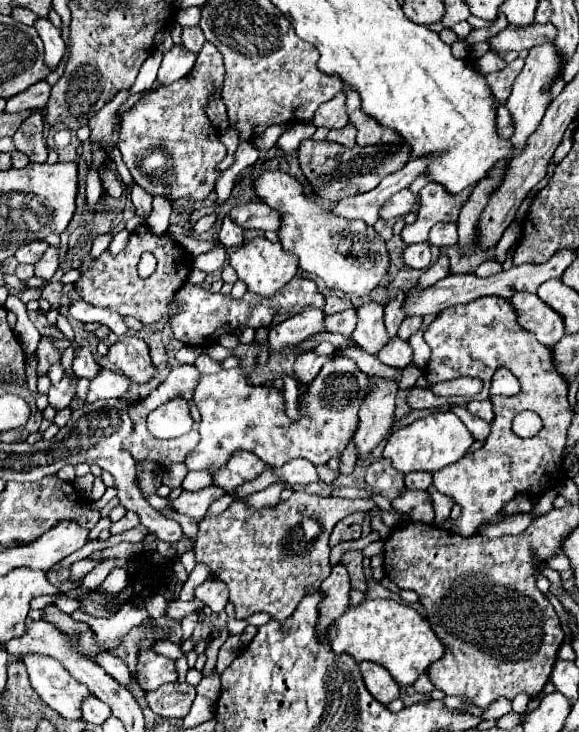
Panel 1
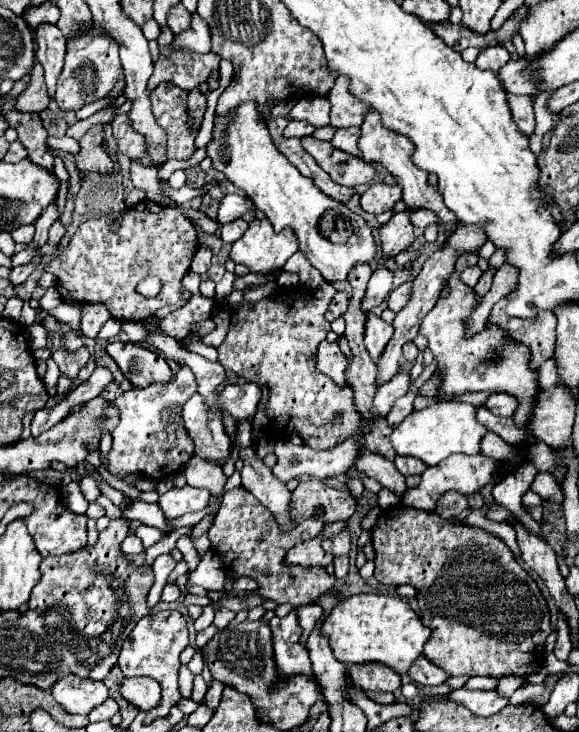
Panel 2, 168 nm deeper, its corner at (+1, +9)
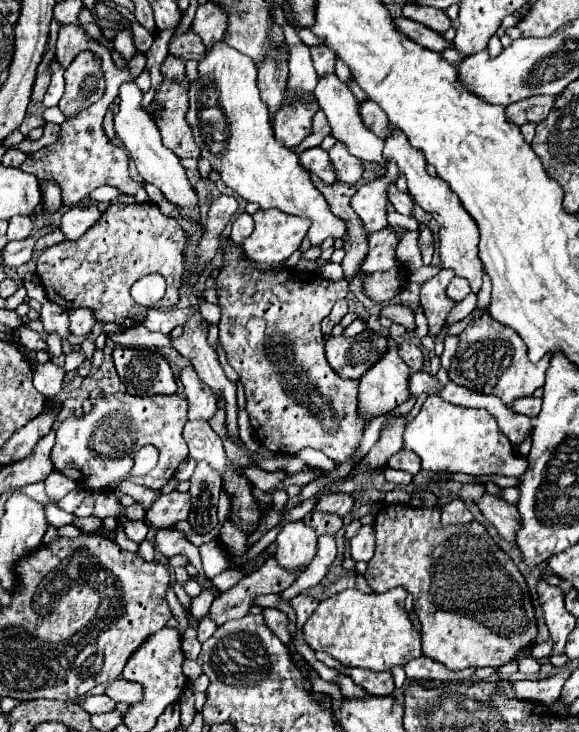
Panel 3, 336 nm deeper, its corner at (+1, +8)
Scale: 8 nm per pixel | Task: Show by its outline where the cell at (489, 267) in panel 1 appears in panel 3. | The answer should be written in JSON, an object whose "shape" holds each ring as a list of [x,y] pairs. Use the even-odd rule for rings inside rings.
{"shape":[[[454,277],[454,279],[450,281],[446,293],[448,293],[448,297],[450,297],[452,301],[462,301],[462,299],[470,293],[470,285],[468,285],[468,281],[464,281],[462,277]]]}

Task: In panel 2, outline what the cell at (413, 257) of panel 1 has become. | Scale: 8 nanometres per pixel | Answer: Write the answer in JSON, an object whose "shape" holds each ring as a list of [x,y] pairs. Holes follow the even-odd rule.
{"shape":[[[386,264],[378,266],[372,272],[372,278],[368,282],[368,288],[366,288],[366,294],[364,294],[364,300],[362,300],[364,312],[370,312],[372,308],[376,308],[388,296],[388,292],[392,290],[392,278],[394,278],[394,274]]]}

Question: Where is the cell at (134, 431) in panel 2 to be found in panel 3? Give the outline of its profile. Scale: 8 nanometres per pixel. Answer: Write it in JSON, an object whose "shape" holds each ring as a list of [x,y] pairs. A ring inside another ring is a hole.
{"shape":[[[102,395],[96,399],[94,409],[90,413],[84,413],[82,417],[68,417],[60,423],[56,431],[56,445],[52,449],[52,465],[54,471],[74,479],[84,491],[98,491],[98,493],[110,493],[112,487],[118,481],[132,481],[136,485],[144,485],[148,489],[160,491],[176,473],[176,467],[188,457],[188,445],[182,437],[184,423],[188,421],[188,401],[172,395],[154,395],[154,397],[134,397],[134,395]],[[144,445],[154,445],[160,451],[158,465],[144,477],[134,477],[130,473],[134,455],[138,453],[140,447]]]}

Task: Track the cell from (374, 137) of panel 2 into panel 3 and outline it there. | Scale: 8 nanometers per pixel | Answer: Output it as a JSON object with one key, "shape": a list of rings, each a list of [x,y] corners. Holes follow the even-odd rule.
{"shape":[[[394,129],[394,133],[384,139],[386,147],[384,147],[384,159],[392,159],[396,161],[398,169],[406,173],[408,179],[408,191],[412,195],[412,199],[416,201],[416,205],[420,205],[424,211],[428,211],[440,225],[440,259],[442,259],[442,267],[452,269],[456,277],[464,277],[470,283],[472,293],[480,293],[482,287],[482,263],[478,259],[478,227],[474,223],[474,219],[464,211],[464,207],[460,205],[460,199],[456,197],[456,193],[450,191],[450,187],[446,185],[446,181],[440,181],[440,177],[430,177],[426,173],[426,159],[420,151],[416,151],[414,147],[410,147],[406,135],[400,129]]]}

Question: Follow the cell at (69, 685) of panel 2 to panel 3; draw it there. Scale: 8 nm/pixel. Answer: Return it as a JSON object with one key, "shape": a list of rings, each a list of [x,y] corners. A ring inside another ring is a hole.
{"shape":[[[90,695],[82,699],[82,707],[94,715],[94,713],[110,713],[116,709],[116,703],[108,695]]]}

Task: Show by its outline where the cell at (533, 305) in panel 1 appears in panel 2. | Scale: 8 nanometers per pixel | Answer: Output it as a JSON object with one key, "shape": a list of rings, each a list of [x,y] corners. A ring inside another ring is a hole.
{"shape":[[[508,296],[500,300],[492,314],[488,316],[488,322],[502,326],[514,340],[524,342],[532,348],[532,364],[540,366],[548,356],[554,356],[554,342],[556,342],[556,316],[552,312],[540,312],[536,320],[520,320],[512,318],[504,312],[508,304]]]}

